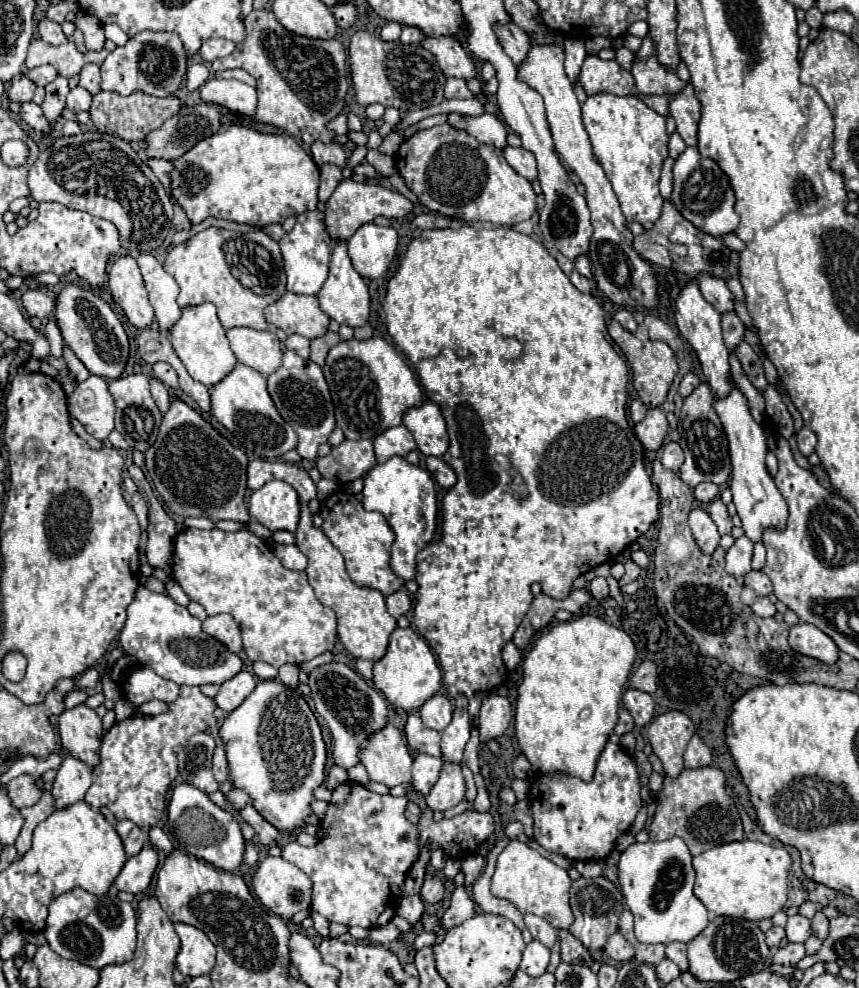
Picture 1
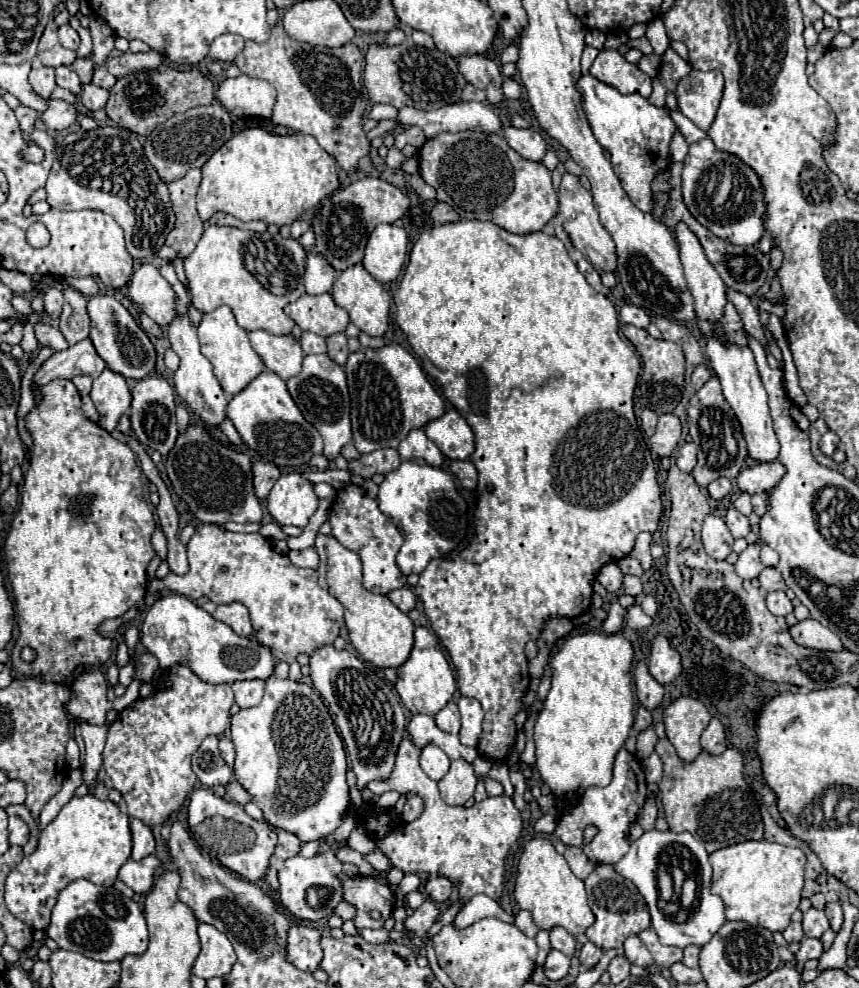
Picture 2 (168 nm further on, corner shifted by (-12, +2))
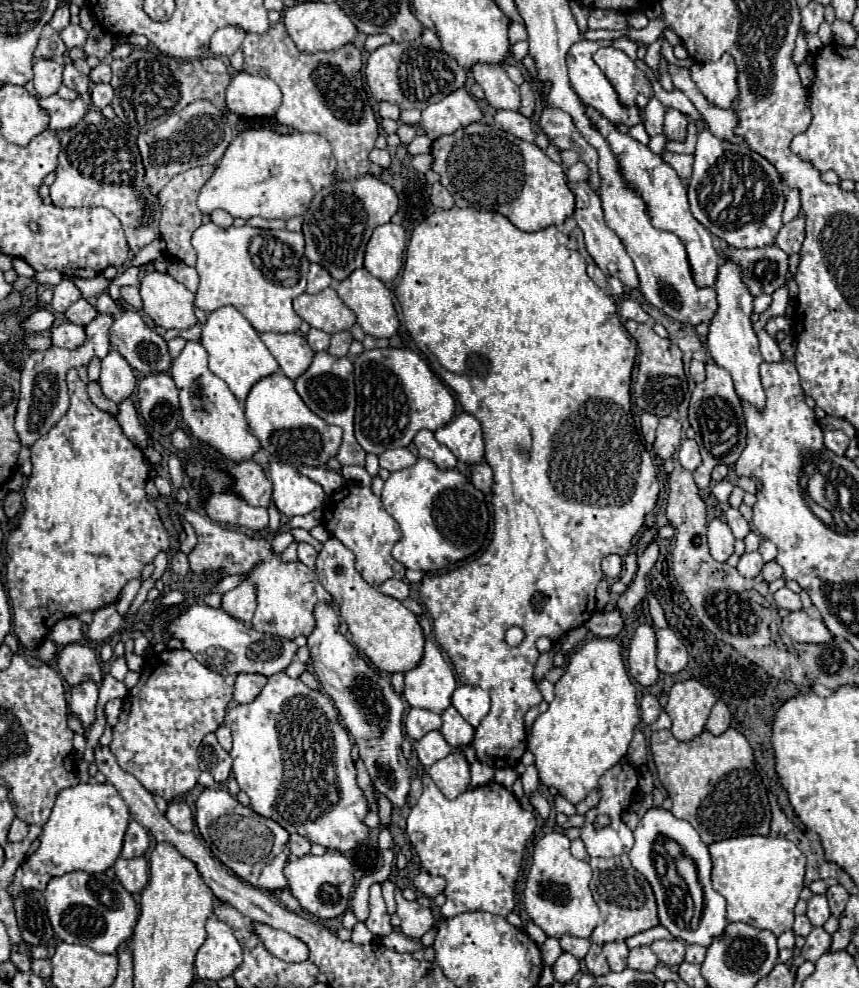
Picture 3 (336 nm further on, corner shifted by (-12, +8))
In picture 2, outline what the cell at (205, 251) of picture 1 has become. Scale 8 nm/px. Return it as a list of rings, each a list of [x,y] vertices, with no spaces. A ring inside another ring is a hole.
[[[209,226],[203,232],[193,254],[185,258],[185,274],[191,288],[191,302],[203,314],[223,304],[229,306],[237,318],[237,324],[247,332],[265,330],[269,334],[291,334],[295,322],[283,312],[283,308],[303,294],[303,286],[299,284],[293,292],[285,296],[275,296],[267,288],[263,288],[259,280],[243,264],[243,246],[251,238],[253,232],[249,230],[225,226]]]

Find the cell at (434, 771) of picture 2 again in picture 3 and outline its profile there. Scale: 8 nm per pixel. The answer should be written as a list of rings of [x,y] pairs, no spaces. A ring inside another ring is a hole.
[[[433,730],[433,732],[427,732],[417,744],[415,744],[415,752],[417,752],[417,758],[419,762],[429,768],[433,766],[437,760],[445,758],[451,754],[451,746],[447,744],[447,740],[441,736],[441,732]]]

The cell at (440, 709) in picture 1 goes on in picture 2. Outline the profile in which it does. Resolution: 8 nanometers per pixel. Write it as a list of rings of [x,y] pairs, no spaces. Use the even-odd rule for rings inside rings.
[[[451,700],[451,702],[441,710],[441,712],[437,712],[437,714],[435,714],[435,722],[437,722],[437,726],[439,726],[443,732],[457,734],[457,732],[459,732],[459,728],[461,728],[457,704]]]

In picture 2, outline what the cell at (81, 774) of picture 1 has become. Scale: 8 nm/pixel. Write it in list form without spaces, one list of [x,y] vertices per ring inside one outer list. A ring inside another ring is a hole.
[[[75,718],[75,740],[81,748],[81,770],[83,770],[83,782],[89,786],[89,790],[93,792],[95,786],[95,778],[97,772],[103,764],[101,754],[105,748],[105,736],[107,736],[107,726],[97,726],[97,724],[89,724],[85,720]]]

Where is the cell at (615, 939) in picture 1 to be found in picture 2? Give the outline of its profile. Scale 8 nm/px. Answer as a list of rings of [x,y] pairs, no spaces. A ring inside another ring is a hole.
[[[631,936],[625,940],[625,958],[631,962],[631,964],[637,964],[637,966],[645,966],[649,968],[653,964],[653,958],[649,954],[649,950],[643,946],[643,942],[637,938],[637,936]]]

